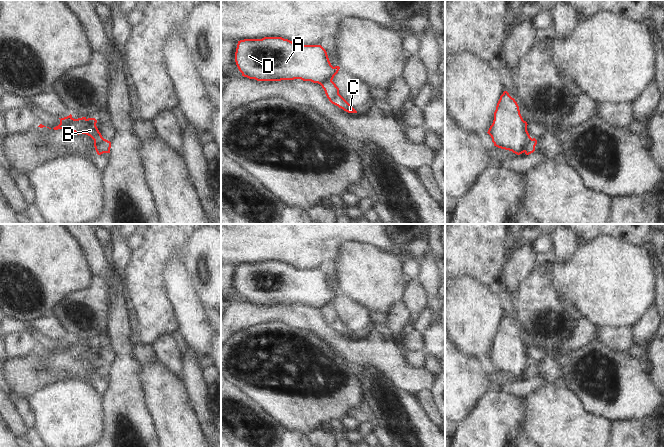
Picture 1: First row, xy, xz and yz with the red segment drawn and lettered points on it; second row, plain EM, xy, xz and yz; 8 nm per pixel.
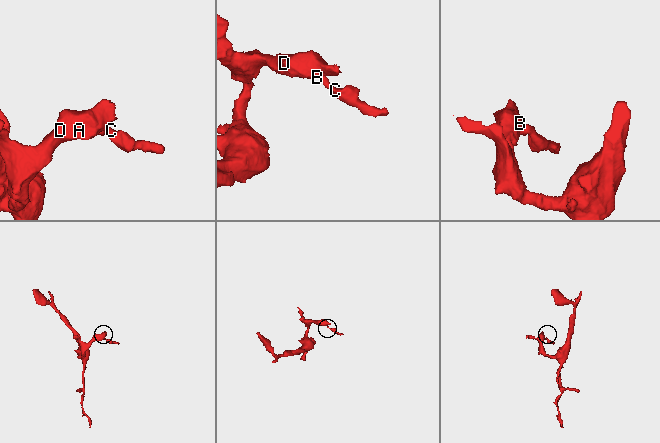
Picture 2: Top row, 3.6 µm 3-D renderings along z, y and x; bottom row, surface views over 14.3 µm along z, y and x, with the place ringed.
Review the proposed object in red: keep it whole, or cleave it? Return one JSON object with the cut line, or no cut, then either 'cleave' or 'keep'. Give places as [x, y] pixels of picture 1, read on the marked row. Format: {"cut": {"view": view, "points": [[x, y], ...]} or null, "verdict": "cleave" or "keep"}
{"cut": {"view": "yz", "points": [[531, 138], [524, 151]]}, "verdict": "cleave"}

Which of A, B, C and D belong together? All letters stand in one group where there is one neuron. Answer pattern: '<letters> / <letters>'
A B D / C

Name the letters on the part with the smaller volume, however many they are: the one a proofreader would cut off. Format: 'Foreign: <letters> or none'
Foreign: C

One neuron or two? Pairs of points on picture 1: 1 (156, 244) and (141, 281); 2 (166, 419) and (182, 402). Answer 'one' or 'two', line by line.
1: one
2: one

